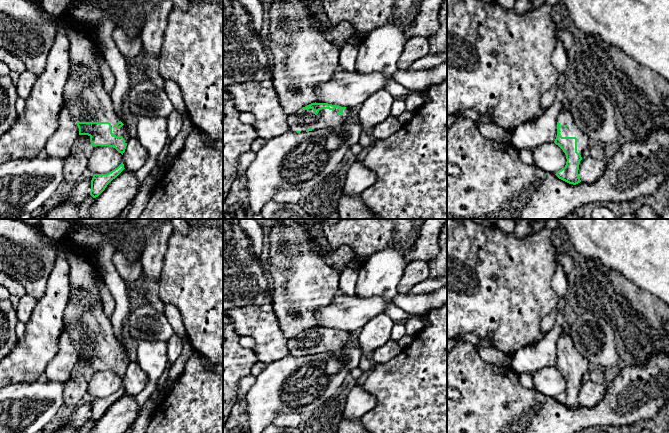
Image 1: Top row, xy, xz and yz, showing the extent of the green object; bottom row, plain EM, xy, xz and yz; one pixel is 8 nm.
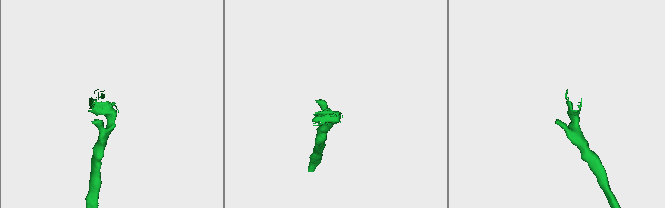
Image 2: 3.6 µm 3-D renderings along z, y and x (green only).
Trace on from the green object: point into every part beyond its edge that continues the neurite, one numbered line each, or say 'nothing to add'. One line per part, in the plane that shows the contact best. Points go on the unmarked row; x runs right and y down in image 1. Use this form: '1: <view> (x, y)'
1: xy (87, 325)

